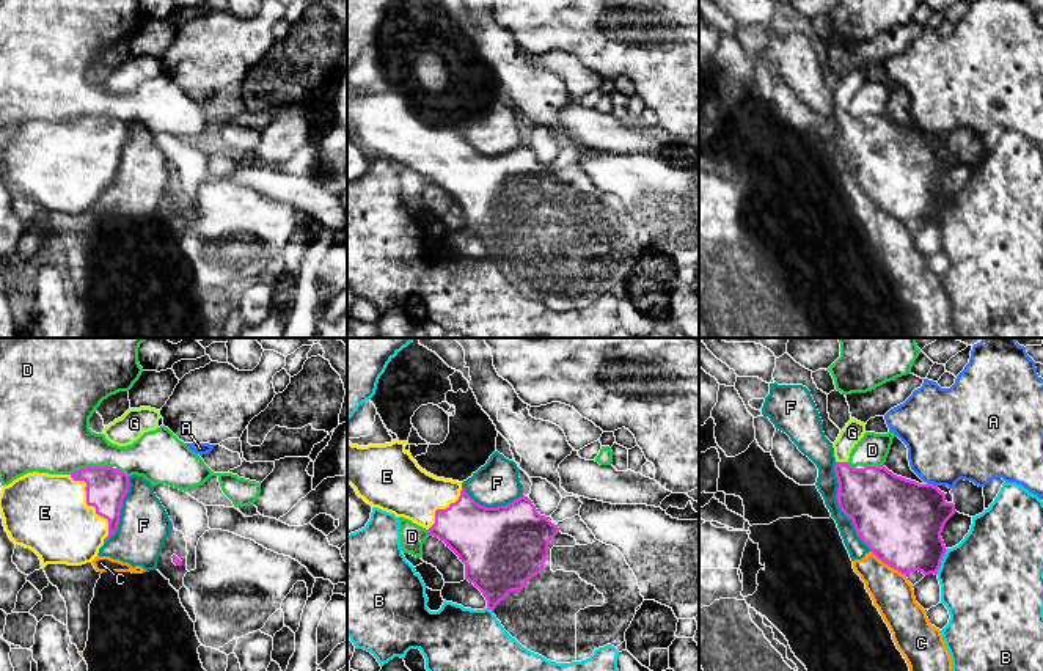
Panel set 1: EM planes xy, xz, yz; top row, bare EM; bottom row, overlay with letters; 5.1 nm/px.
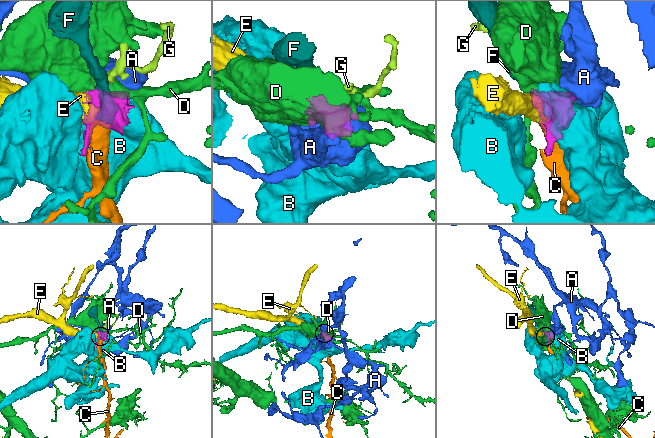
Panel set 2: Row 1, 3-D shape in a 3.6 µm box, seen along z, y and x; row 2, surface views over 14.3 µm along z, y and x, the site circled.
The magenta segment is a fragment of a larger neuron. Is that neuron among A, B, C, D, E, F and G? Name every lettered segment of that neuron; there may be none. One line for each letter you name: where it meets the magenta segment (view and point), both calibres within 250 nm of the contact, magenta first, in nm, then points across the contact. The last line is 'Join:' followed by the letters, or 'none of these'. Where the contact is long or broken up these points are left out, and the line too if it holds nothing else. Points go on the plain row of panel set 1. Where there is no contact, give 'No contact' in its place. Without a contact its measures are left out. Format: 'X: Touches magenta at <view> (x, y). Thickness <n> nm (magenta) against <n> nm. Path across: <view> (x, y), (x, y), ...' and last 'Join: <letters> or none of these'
E: Touches magenta at xy (91, 153). Thickness 200 nm (magenta) against 400 nm
G: Touches magenta at yz (842, 110). Thickness 320 nm (magenta) against 100 nm. Path across: yz (875, 146), (842, 110), (842, 95), (853, 79)
Join: E, G

